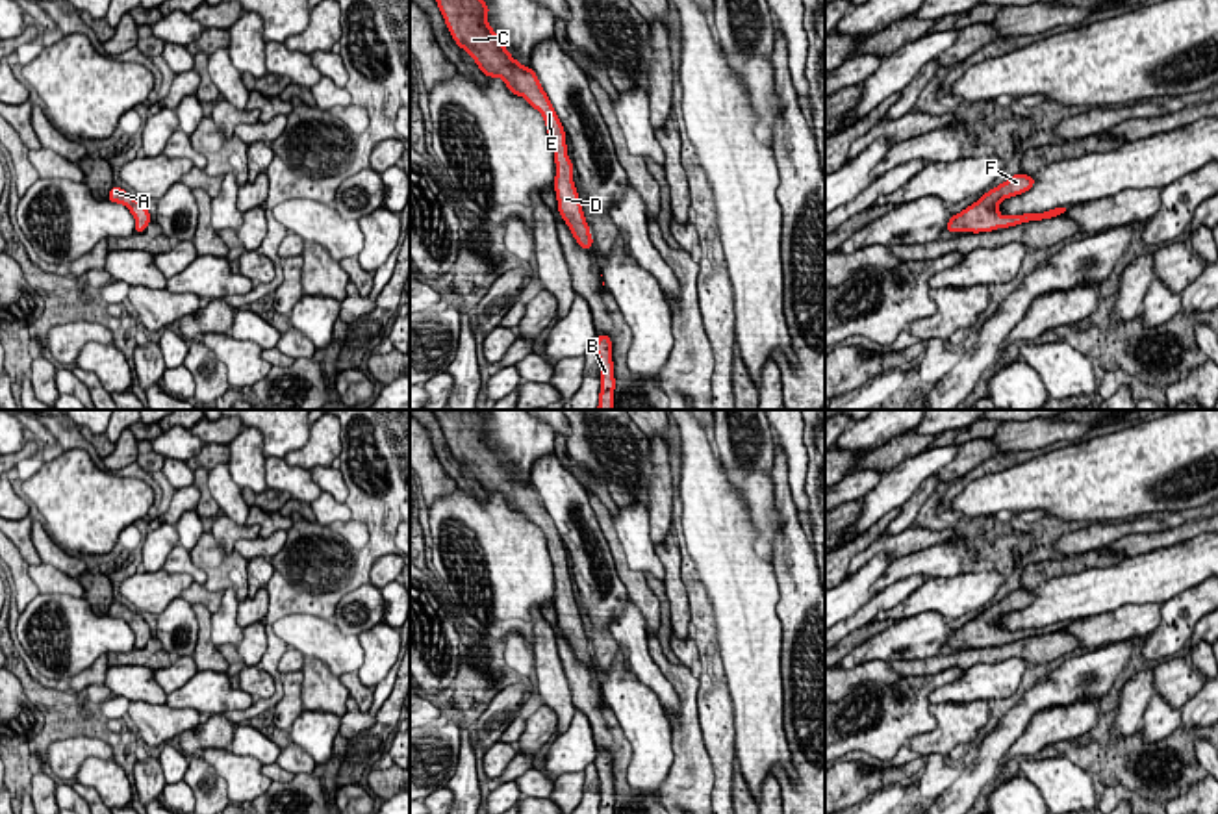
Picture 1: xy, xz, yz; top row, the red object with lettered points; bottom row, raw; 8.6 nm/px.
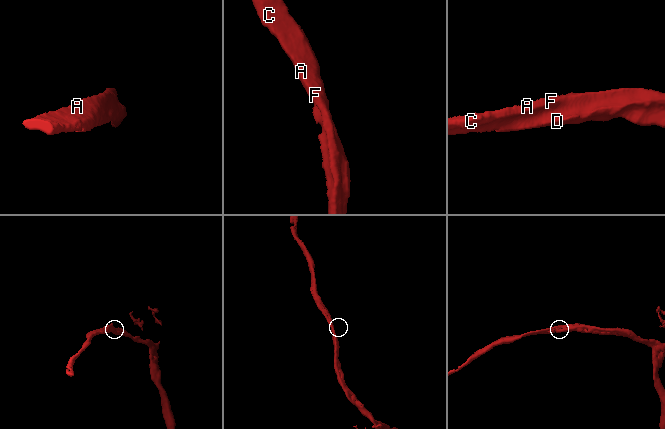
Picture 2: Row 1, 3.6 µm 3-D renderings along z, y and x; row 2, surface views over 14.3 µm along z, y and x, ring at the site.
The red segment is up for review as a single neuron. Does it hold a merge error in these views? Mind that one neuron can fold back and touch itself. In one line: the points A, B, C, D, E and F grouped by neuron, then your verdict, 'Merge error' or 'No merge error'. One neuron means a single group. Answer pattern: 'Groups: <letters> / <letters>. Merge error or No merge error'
Groups: A B C D E F. No merge error

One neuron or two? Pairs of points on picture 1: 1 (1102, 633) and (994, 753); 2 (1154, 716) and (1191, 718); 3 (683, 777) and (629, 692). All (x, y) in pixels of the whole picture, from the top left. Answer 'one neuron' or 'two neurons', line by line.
1: two neurons
2: two neurons
3: two neurons

